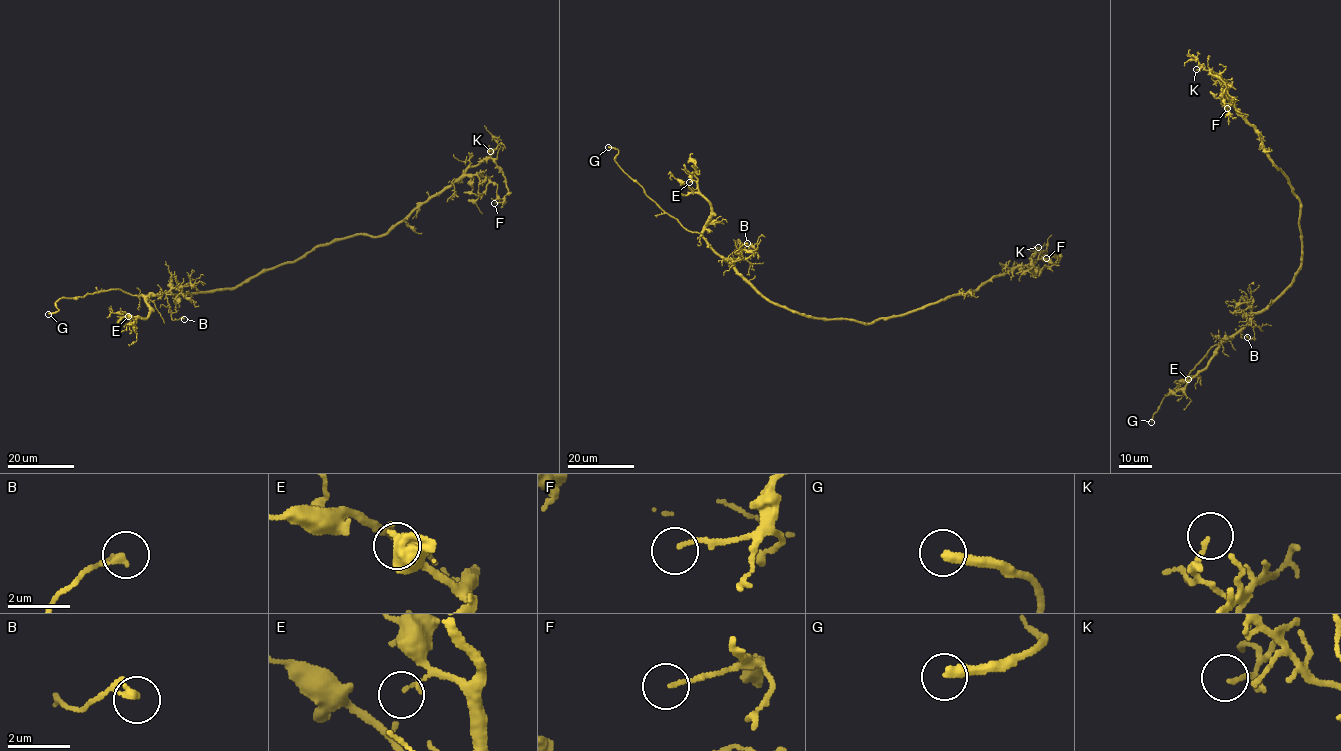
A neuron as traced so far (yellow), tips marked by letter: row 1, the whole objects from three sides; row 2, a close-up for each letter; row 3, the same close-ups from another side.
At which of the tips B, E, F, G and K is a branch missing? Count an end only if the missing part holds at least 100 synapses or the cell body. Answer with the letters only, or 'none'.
G

